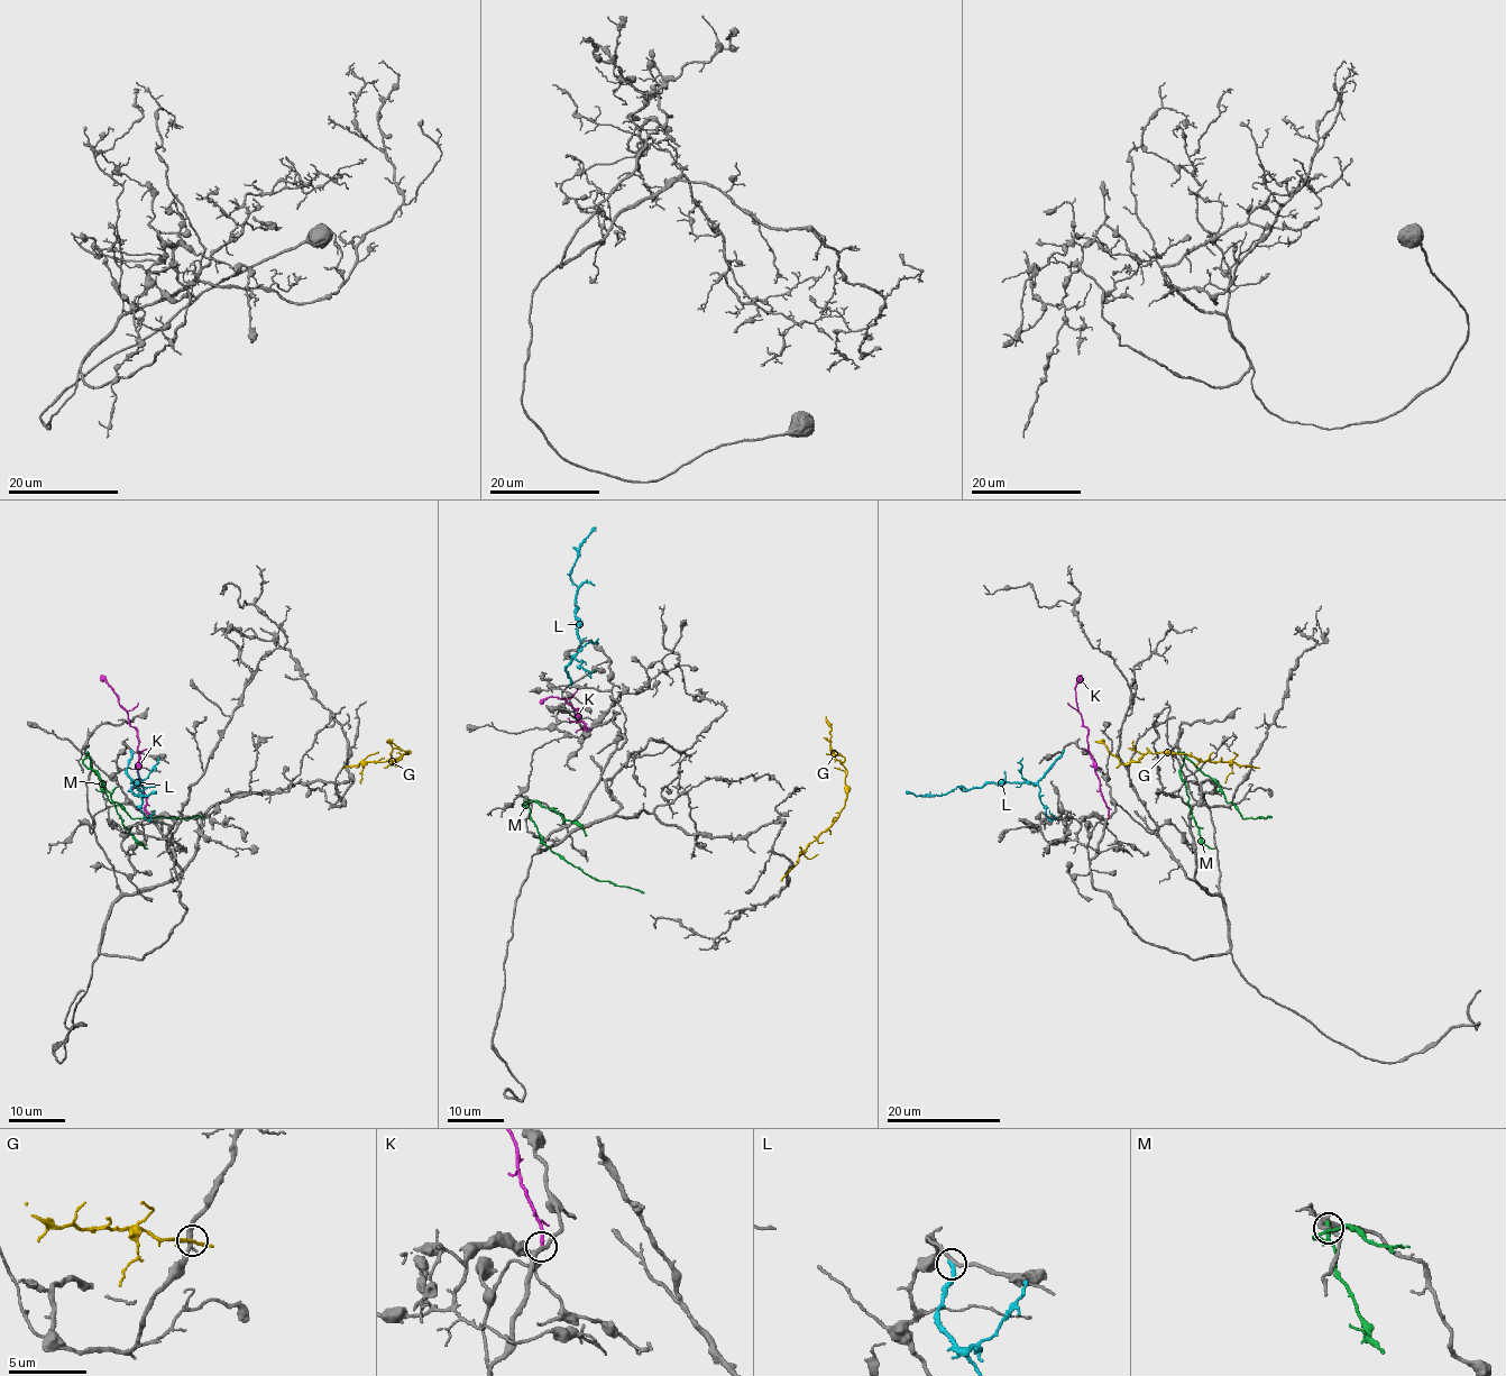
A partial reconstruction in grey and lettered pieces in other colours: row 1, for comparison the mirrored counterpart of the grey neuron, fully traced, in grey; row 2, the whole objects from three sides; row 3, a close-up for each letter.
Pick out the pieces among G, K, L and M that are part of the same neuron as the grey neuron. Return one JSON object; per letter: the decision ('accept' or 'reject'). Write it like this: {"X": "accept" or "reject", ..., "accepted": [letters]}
{"G": "reject", "K": "reject", "L": "reject", "M": "reject", "accepted": []}

